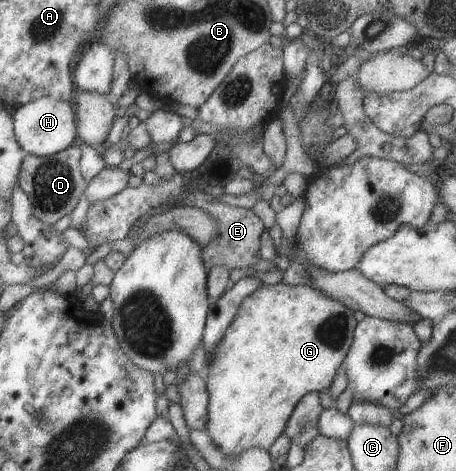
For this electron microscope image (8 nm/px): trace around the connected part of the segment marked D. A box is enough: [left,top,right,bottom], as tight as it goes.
[17,144,86,225]

